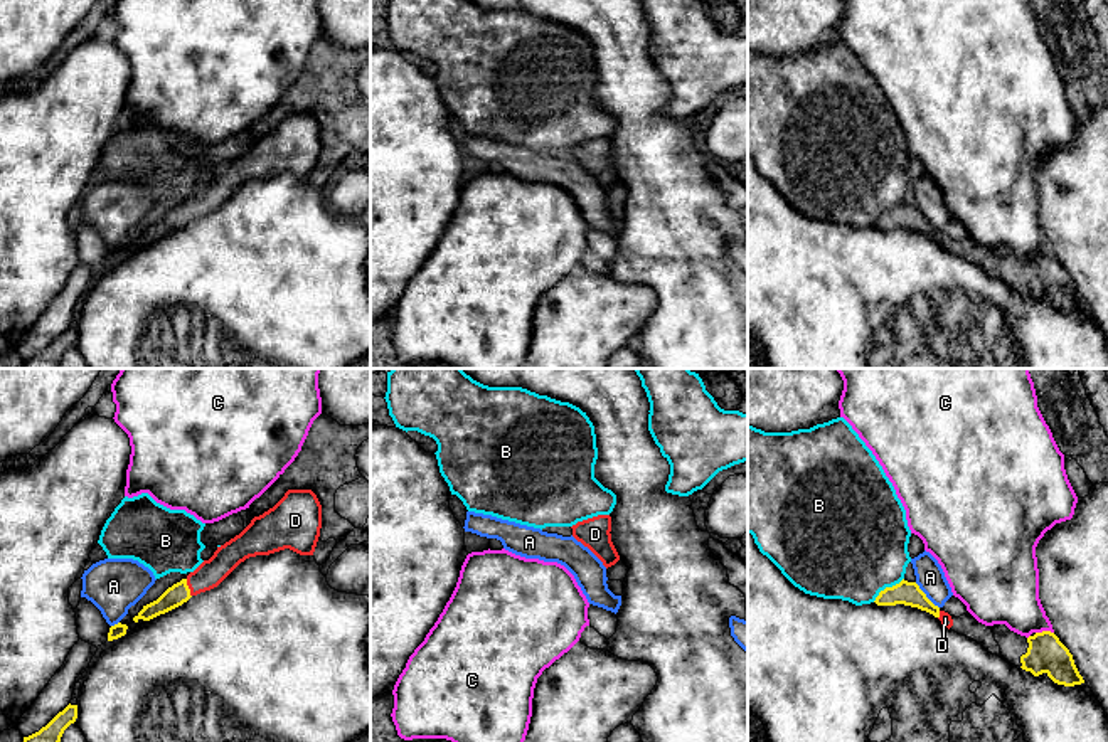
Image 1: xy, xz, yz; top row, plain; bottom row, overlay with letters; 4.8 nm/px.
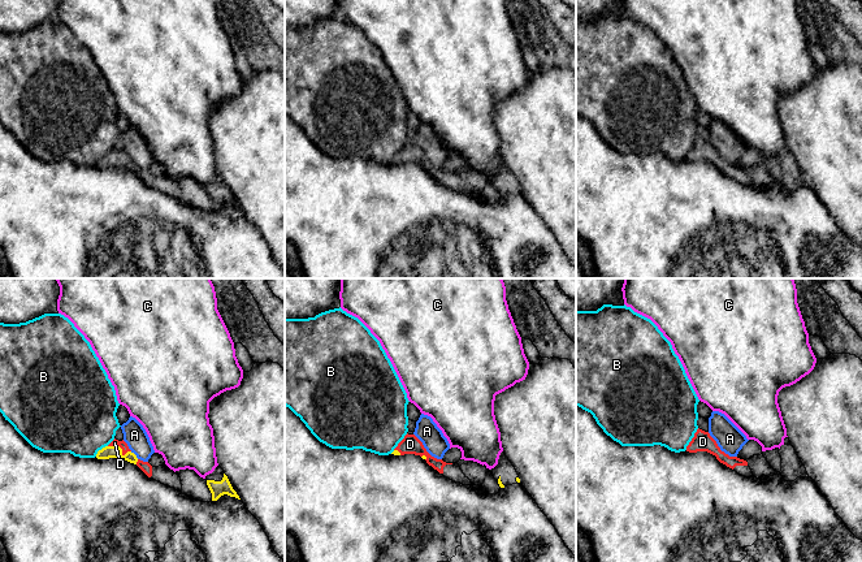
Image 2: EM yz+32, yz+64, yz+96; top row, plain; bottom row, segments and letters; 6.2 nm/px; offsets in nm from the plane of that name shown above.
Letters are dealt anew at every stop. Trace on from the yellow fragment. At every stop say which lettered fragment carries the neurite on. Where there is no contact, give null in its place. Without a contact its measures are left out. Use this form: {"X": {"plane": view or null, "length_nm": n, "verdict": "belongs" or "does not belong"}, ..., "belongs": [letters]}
{"A": {"plane": "yz", "length_nm": 170, "verdict": "does not belong"}, "B": {"plane": "yz", "length_nm": 190, "verdict": "does not belong"}, "C": {"plane": "yz", "length_nm": 90, "verdict": "does not belong"}, "D": {"plane": "xy", "length_nm": 90, "verdict": "belongs"}, "belongs": ["D"]}

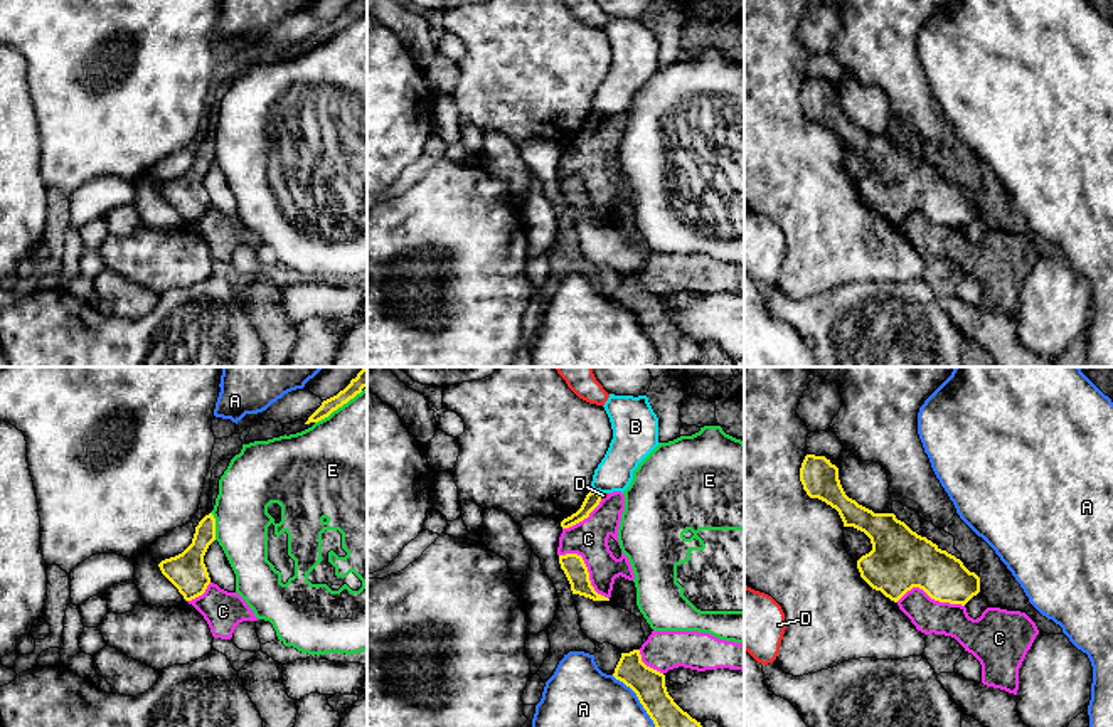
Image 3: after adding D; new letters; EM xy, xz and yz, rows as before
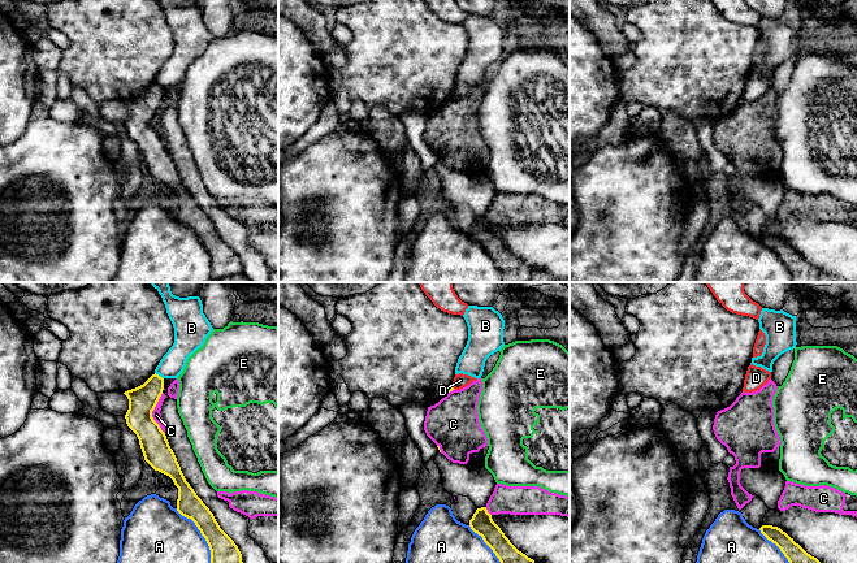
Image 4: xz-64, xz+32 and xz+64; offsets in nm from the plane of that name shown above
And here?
{"A": {"plane": "xz", "length_nm": 320, "verdict": "does not belong"}, "B": {"plane": "xz", "length_nm": 40, "verdict": "does not belong"}, "C": {"plane": "xz", "length_nm": 320, "verdict": "does not belong"}, "D": {"plane": "xz", "length_nm": 40, "verdict": "does not belong"}, "E": {"plane": "xy", "length_nm": 280, "verdict": "does not belong"}, "belongs": []}

